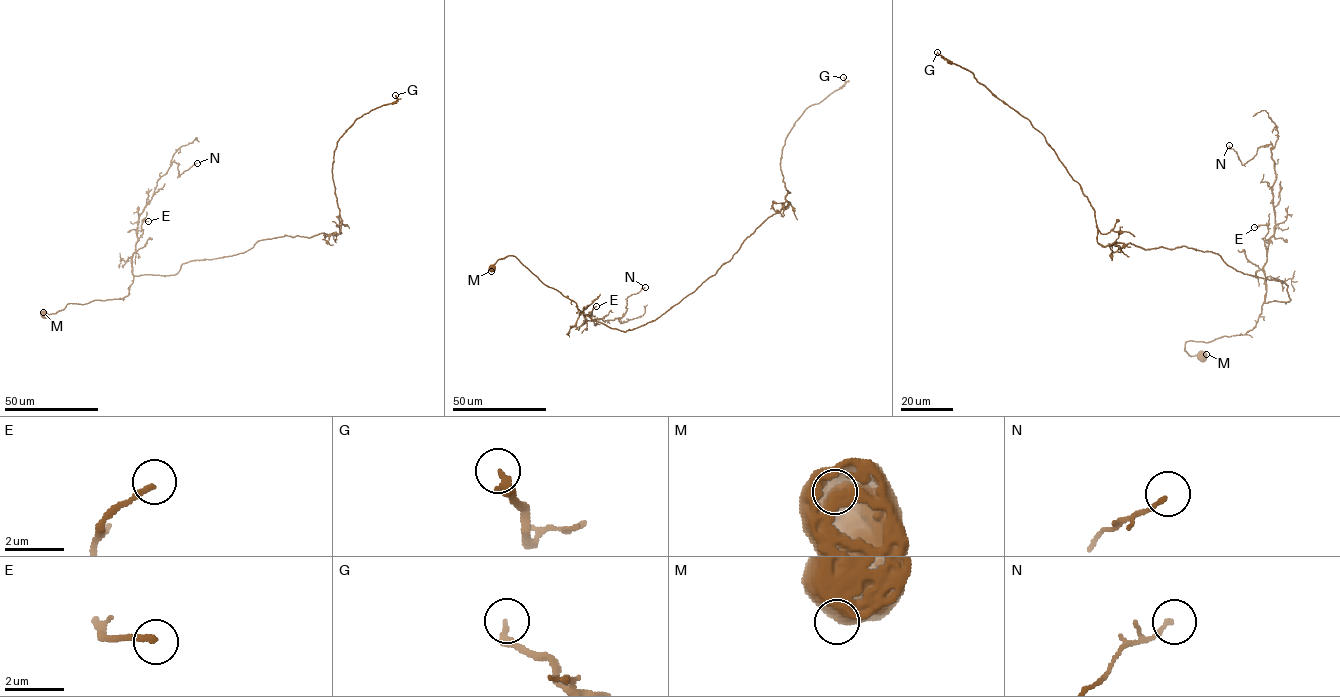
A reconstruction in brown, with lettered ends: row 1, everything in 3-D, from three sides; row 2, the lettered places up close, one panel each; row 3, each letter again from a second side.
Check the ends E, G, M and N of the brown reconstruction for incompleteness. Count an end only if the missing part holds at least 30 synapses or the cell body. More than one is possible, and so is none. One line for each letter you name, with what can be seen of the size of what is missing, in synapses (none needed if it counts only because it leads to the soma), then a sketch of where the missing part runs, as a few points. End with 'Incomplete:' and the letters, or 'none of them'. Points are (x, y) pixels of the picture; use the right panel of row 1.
G: about 40 synapses; missing branch runs (937, 52), (925, 59), (920, 56), (905, 57), (898, 65), (899, 71)
Incomplete: G

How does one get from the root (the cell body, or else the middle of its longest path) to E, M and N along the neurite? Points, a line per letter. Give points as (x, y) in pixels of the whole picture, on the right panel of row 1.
E: (1218, 254), (1236, 271), (1282, 281), (1287, 285), (1289, 301), (1264, 302), (1268, 228), (1254, 227)
M: (1218, 254), (1236, 271), (1282, 281), (1290, 299), (1264, 302), (1244, 335), (1185, 343), (1190, 356), (1206, 354)
N: (1218, 254), (1236, 271), (1282, 281), (1290, 300), (1264, 302), (1275, 224), (1272, 145), (1243, 164), (1229, 145)

